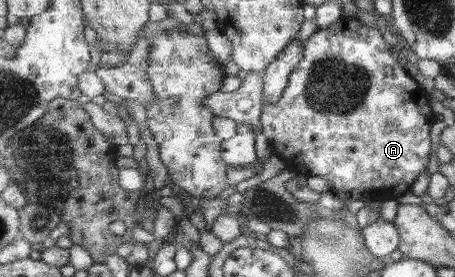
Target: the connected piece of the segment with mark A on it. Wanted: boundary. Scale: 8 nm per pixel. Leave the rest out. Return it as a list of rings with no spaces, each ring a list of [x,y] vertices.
[[[341,17],[335,24],[324,30],[315,31],[305,42],[302,60],[296,65],[290,75],[289,83],[284,87],[283,93],[276,102],[265,102],[261,114],[262,132],[269,139],[270,150],[284,162],[285,169],[296,172],[306,177],[321,175],[329,182],[329,188],[346,205],[348,201],[359,199],[365,203],[370,201],[385,201],[385,199],[398,199],[405,201],[411,198],[411,191],[415,181],[427,169],[433,153],[433,139],[431,127],[435,123],[436,115],[431,111],[431,102],[427,93],[407,71],[403,64],[393,53],[393,47],[383,39],[379,28],[369,28],[356,17]]]

